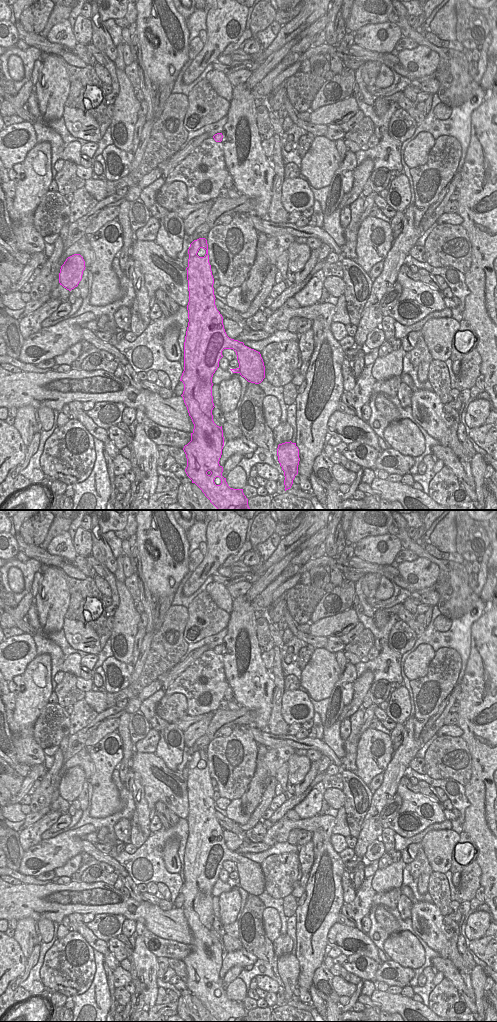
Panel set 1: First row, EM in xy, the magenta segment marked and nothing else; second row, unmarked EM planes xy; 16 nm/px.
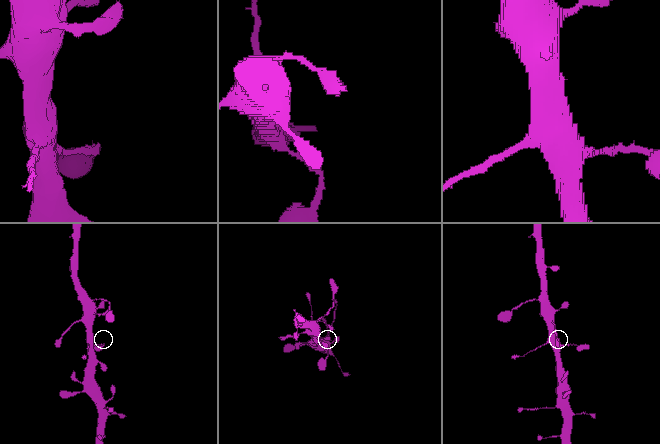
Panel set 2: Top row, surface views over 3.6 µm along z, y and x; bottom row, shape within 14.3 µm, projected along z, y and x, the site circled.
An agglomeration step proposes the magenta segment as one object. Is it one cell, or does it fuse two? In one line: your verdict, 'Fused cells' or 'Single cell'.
Single cell

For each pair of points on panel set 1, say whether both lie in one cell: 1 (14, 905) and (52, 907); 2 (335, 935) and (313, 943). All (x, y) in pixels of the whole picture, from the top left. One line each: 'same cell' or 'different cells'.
1: same cell
2: different cells

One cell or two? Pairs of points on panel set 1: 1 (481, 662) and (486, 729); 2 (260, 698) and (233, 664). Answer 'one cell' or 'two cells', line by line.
1: one cell
2: one cell

